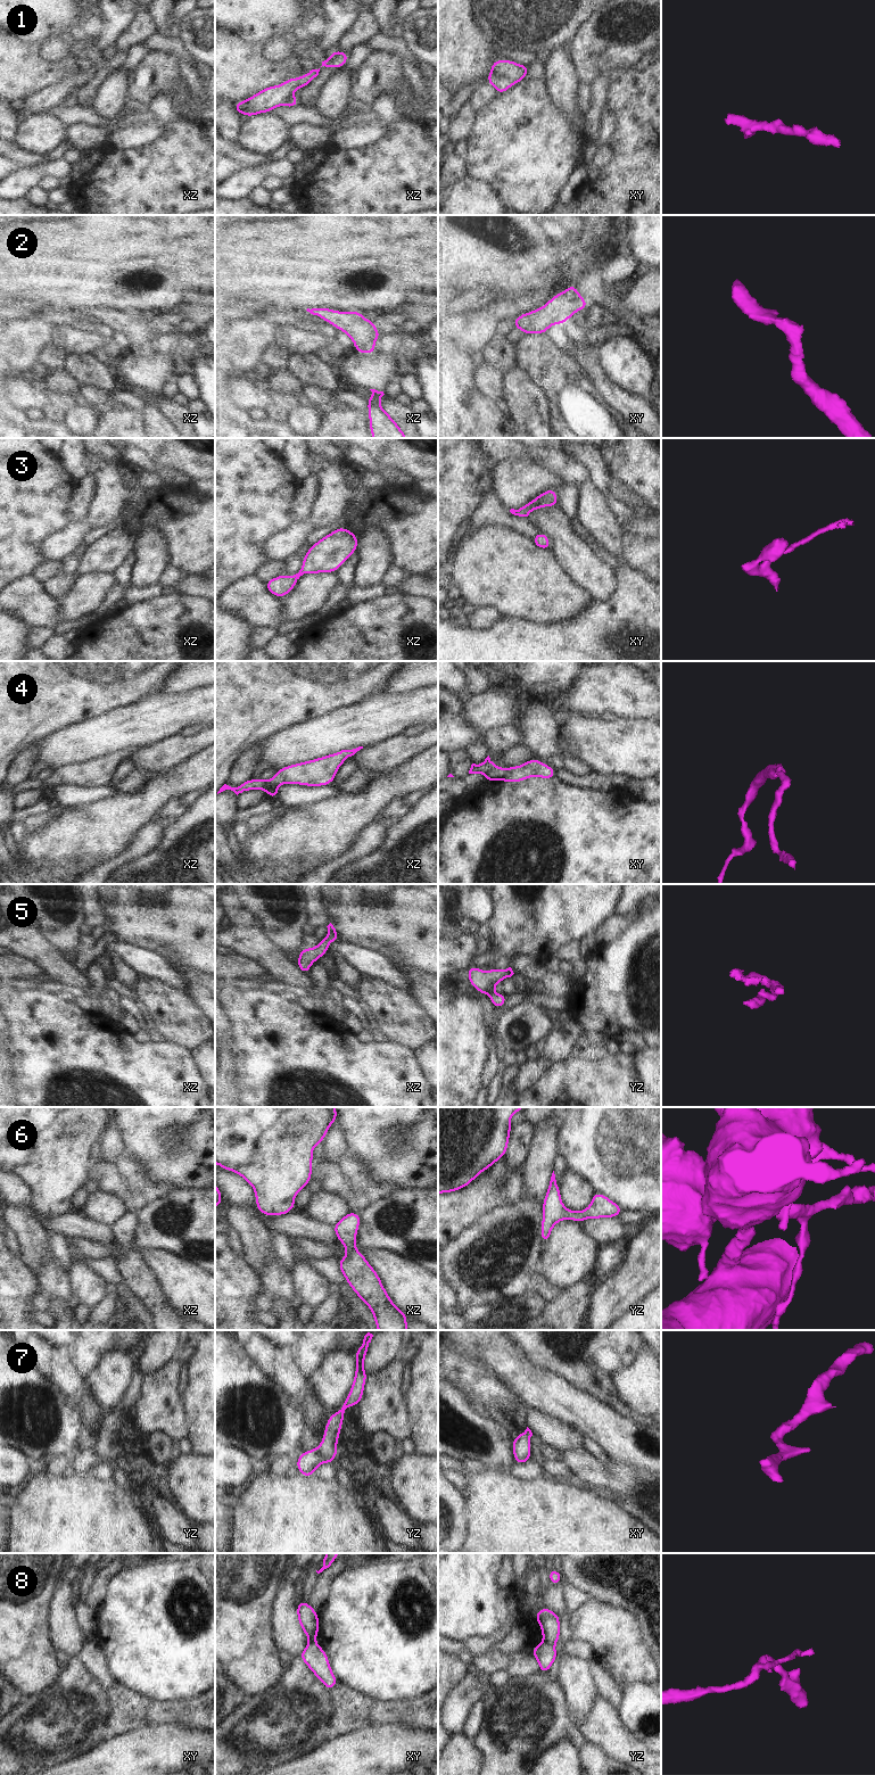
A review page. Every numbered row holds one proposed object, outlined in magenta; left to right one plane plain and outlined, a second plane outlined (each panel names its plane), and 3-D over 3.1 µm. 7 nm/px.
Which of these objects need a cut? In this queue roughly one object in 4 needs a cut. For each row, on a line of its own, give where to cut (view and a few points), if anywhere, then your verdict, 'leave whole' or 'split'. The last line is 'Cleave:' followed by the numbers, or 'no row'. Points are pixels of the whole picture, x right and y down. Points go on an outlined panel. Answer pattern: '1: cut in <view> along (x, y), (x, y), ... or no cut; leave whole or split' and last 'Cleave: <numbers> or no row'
1: no cut; leave whole
2: no cut; leave whole
3: no cut; leave whole
4: cut in xy along (501, 767), (493, 768), (485, 775); split
5: no cut; leave whole
6: no cut; leave whole
7: no cut; leave whole
8: cut in yz along (543, 1642), (553, 1645); split
Cleave: 4, 8

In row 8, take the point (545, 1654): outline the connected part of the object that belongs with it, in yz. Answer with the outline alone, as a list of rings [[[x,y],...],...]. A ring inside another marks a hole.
[[[543,1642],[536,1644],[530,1654],[537,1660],[539,1671],[548,1673],[559,1653],[556,1652],[554,1645],[548,1645]]]

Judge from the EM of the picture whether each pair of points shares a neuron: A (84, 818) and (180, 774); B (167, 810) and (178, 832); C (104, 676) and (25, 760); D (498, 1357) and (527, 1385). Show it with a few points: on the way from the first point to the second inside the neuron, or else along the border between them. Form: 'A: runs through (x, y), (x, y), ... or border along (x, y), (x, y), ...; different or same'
A: runs through (108, 818), (117, 818), (140, 807), (156, 791); same
B: border along (194, 800), (186, 810), (174, 818); different
C: border along (32, 744), (24, 748), (11, 761); different
D: runs through (505, 1363), (520, 1378); same

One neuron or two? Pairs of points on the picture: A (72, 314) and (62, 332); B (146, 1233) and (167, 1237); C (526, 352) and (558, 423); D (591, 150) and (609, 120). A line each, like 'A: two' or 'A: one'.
A: two
B: one
C: one
D: one

